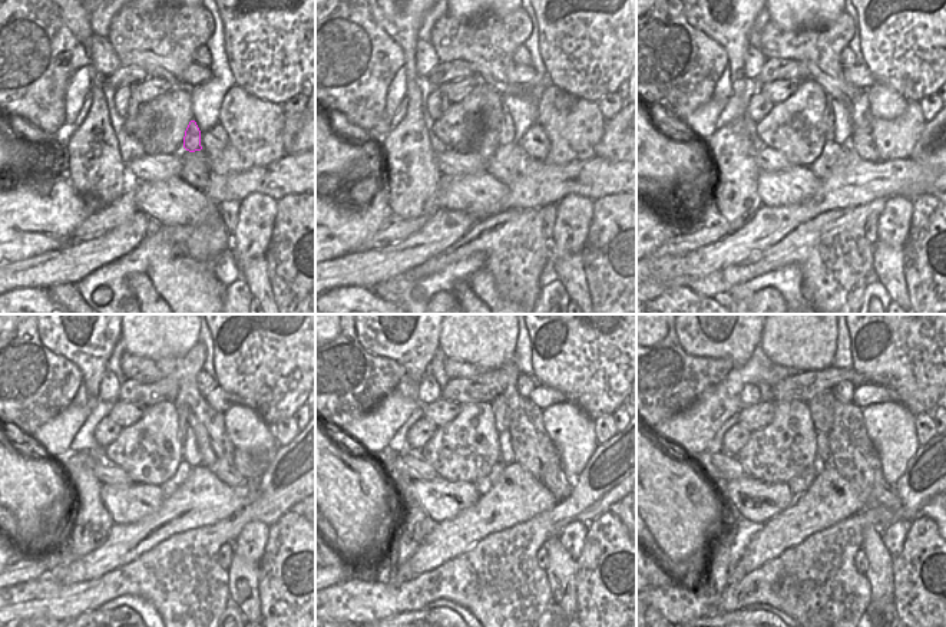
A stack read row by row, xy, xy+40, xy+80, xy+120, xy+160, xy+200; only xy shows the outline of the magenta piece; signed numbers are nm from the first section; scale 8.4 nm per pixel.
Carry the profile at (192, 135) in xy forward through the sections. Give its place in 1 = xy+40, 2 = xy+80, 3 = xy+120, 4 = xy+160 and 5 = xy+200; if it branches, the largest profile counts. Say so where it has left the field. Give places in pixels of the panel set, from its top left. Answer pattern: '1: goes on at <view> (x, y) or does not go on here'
1: goes on at xy+40 (506, 135)
2: goes on at xy+80 (827, 115)
3: goes on at xy+120 (182, 421)
4: goes on at xy+160 (500, 409)
5: goes on at xy+200 (822, 406)

